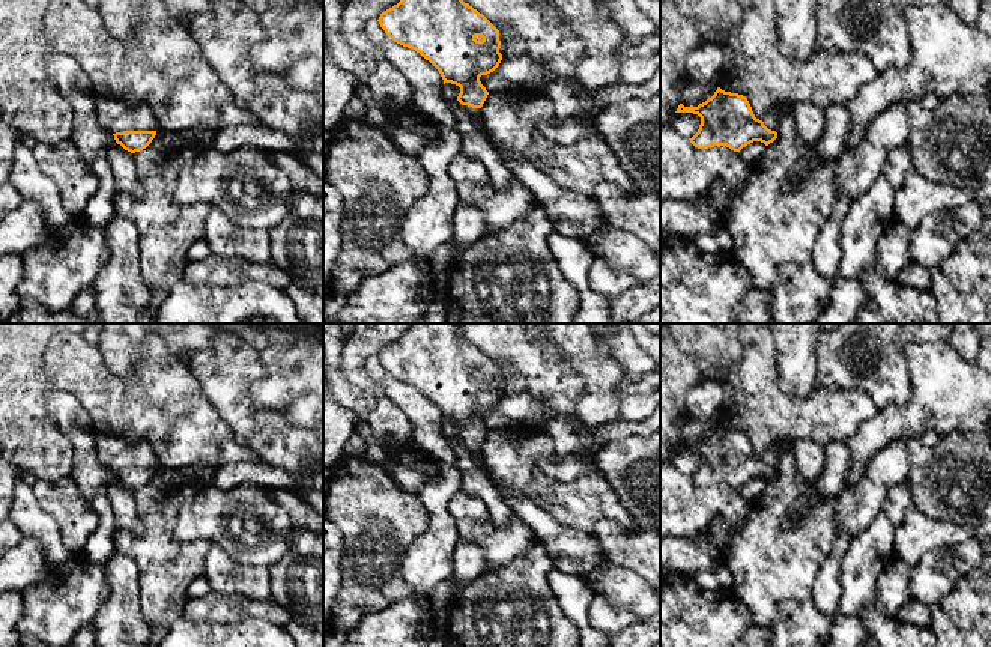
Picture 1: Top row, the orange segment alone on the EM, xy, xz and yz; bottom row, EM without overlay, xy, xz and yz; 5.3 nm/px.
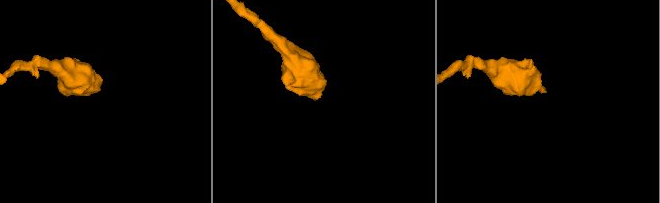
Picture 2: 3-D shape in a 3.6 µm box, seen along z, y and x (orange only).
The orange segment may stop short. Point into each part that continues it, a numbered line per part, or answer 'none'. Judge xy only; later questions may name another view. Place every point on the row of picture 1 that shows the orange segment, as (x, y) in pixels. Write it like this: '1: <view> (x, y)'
1: xy (116, 116)

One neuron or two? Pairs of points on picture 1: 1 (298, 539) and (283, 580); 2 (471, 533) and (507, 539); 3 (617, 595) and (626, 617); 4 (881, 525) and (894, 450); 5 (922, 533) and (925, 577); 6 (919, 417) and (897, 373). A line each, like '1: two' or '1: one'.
1: one
2: one
3: two
4: two
5: two
6: two

